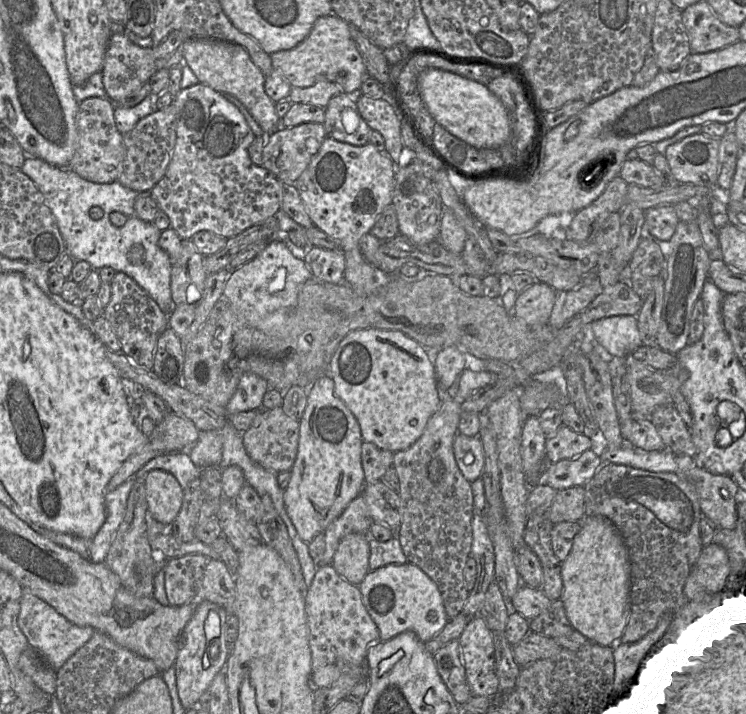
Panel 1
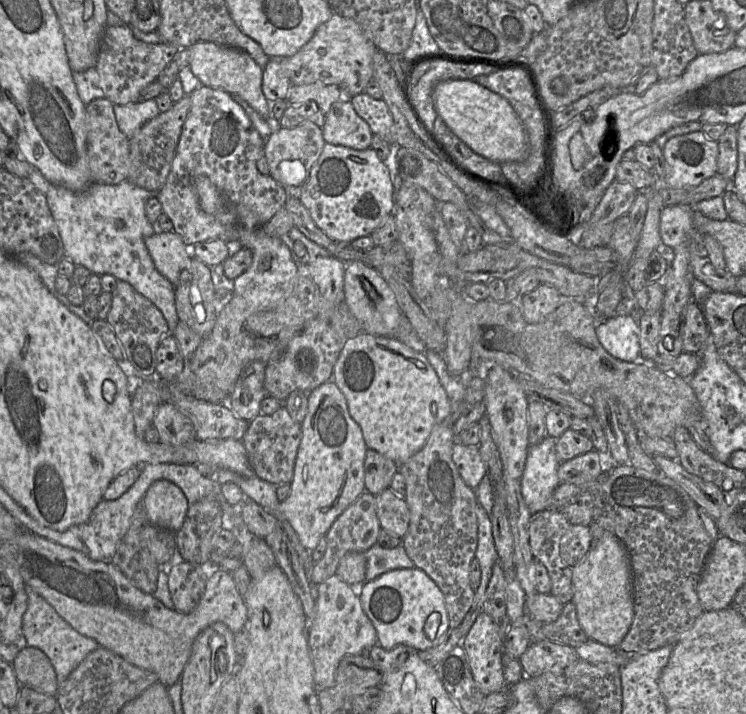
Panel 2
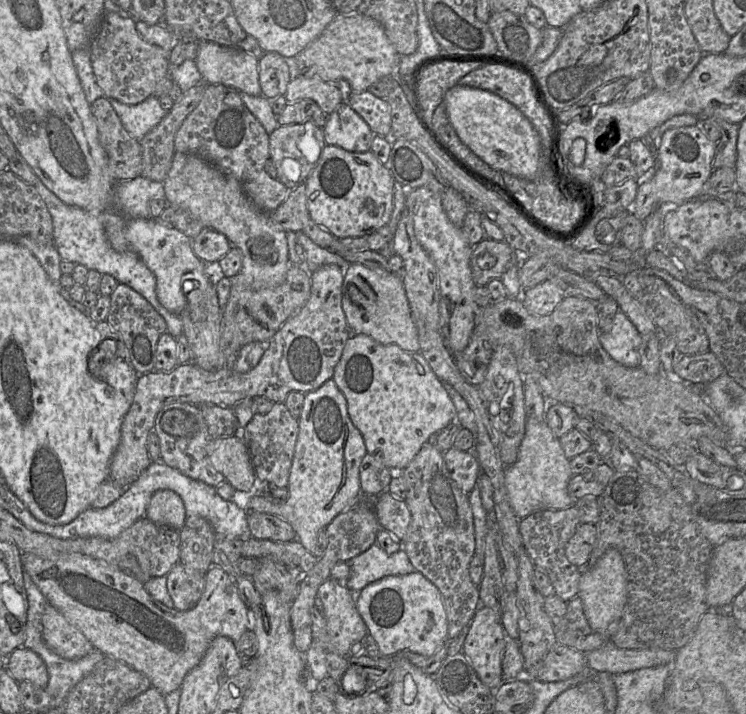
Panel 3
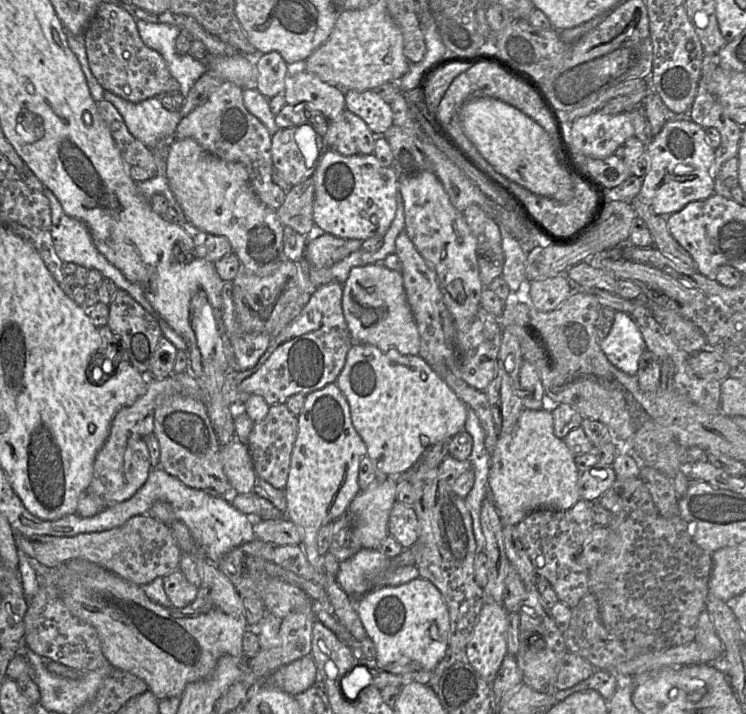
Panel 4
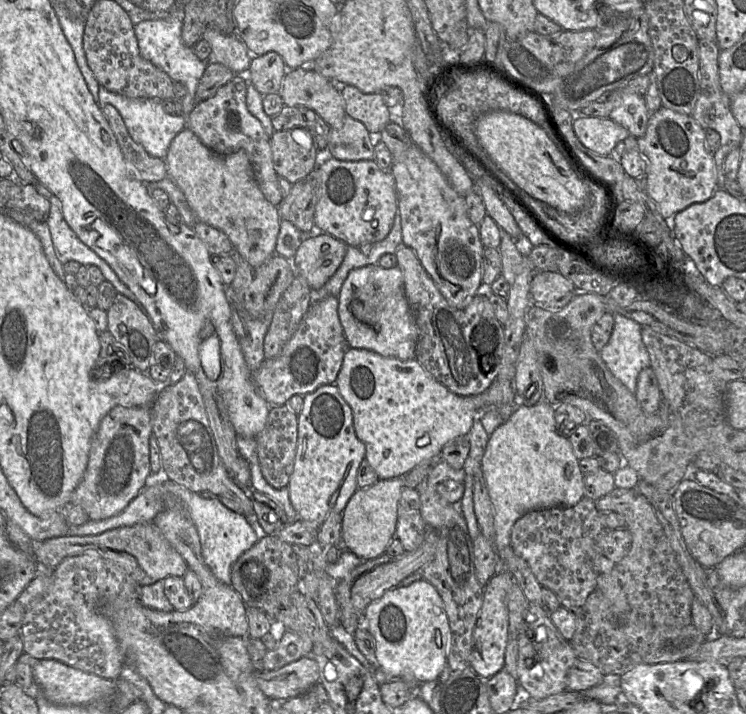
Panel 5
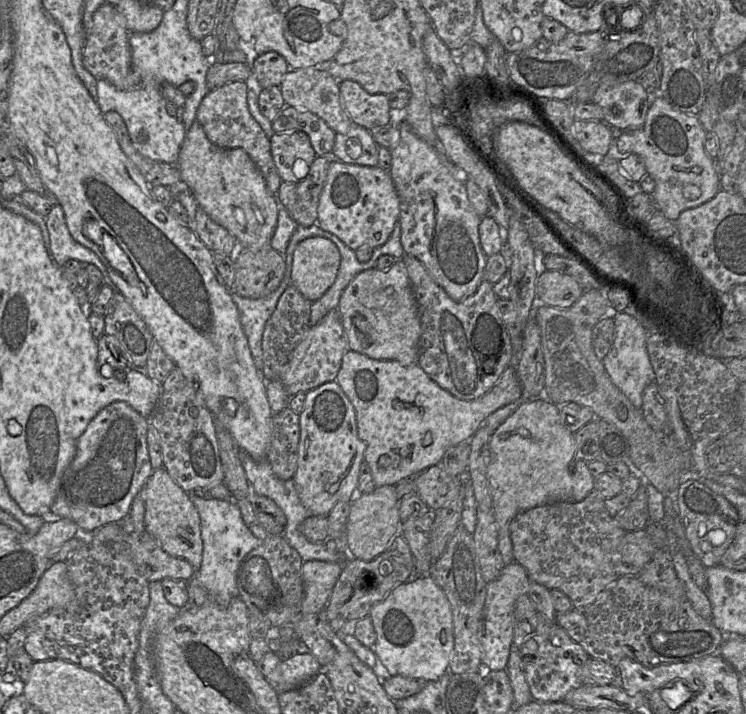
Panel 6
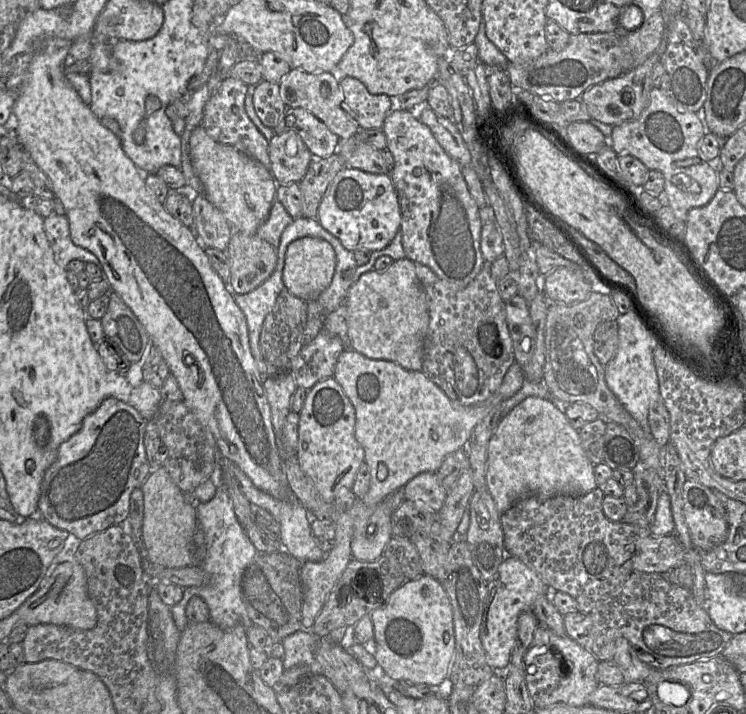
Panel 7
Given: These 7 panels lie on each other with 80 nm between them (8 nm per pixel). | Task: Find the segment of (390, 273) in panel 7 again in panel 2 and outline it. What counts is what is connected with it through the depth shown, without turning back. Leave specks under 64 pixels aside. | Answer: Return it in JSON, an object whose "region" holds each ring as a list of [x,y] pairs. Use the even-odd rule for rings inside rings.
{"region":[[[360,261],[345,262],[344,298],[345,302],[361,326],[361,331],[374,336],[395,338],[418,352],[425,352],[409,319],[400,309],[396,296],[387,282],[370,267]]]}

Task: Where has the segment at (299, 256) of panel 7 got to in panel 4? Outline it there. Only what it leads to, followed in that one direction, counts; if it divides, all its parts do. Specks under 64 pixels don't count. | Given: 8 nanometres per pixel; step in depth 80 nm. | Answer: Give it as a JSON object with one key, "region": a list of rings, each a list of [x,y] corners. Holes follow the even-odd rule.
{"region":[[[324,233],[306,242],[304,259],[316,269],[330,267],[351,253],[360,250],[362,242]]]}

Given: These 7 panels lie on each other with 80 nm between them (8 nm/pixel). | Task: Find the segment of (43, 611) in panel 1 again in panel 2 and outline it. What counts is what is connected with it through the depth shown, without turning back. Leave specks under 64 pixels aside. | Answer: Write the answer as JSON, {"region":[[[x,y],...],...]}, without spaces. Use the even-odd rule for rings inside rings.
{"region":[[[29,593],[27,609],[22,617],[22,631],[26,645],[41,650],[50,660],[58,685],[62,684],[78,664],[93,650],[99,647],[91,638],[81,635],[61,618],[54,608],[37,593]]]}

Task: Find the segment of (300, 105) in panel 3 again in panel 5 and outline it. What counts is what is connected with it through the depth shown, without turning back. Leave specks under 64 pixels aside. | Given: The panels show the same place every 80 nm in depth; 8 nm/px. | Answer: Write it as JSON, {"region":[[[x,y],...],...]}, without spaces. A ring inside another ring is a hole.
{"region":[[[284,106],[272,117],[275,131],[286,131],[294,128],[304,128],[313,137],[313,146],[319,150],[327,150],[331,127],[313,110],[306,107]]]}

